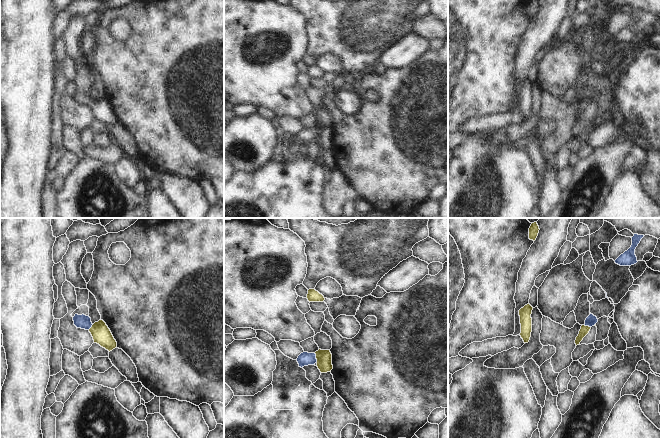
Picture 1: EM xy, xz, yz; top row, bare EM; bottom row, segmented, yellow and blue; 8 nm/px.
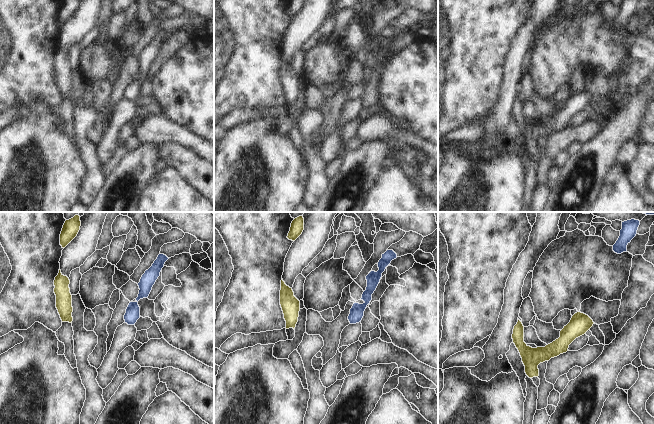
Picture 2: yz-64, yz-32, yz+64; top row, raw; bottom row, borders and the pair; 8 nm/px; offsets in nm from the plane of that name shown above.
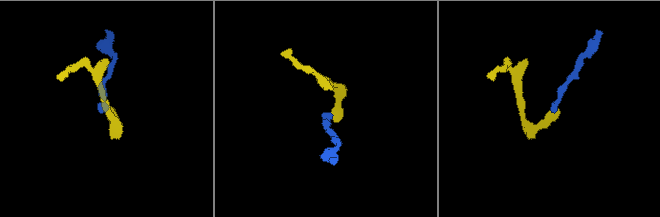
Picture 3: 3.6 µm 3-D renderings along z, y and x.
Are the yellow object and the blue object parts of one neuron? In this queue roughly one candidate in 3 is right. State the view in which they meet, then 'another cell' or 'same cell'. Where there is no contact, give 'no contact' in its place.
xz | same cell

